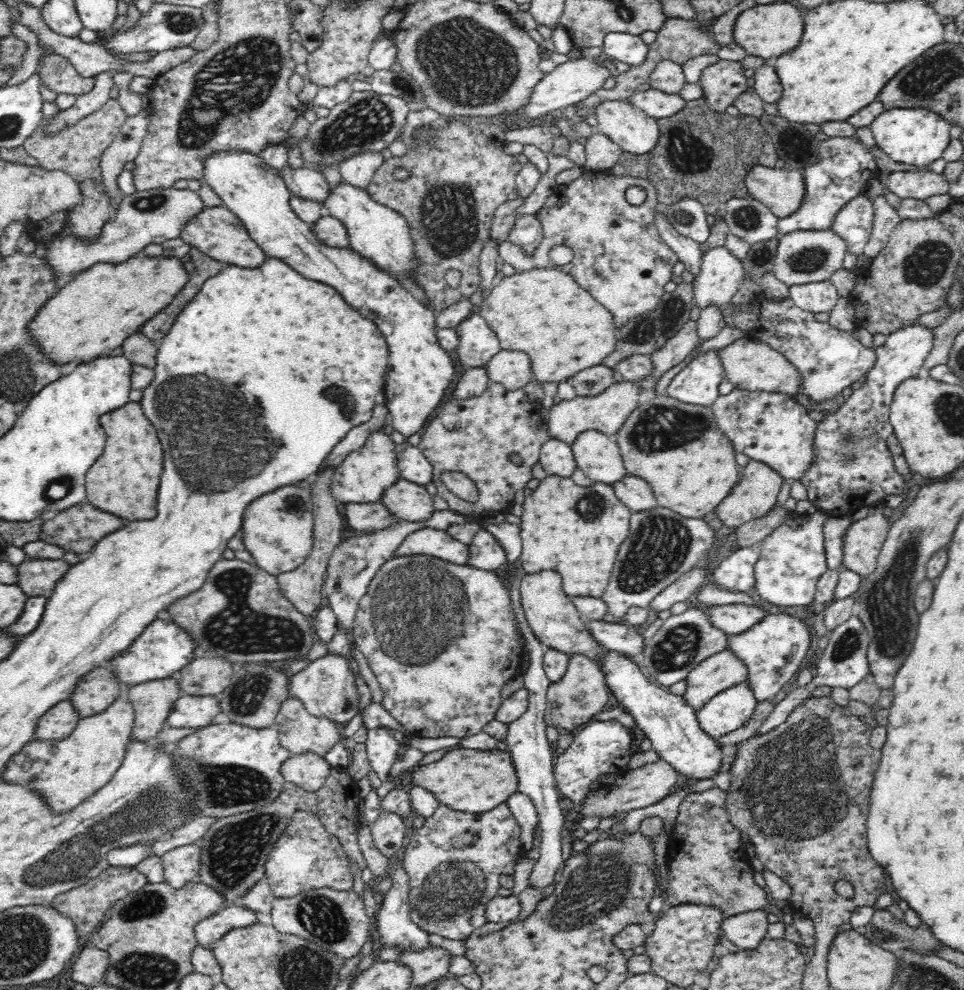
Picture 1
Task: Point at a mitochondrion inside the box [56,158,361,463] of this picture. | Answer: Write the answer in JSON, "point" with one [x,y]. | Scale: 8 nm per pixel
{"point":[338,395]}

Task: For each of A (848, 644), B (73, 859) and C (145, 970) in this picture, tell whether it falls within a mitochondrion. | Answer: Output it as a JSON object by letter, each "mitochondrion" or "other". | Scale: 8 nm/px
{"A":"mitochondrion","B":"mitochondrion","C":"mitochondrion"}

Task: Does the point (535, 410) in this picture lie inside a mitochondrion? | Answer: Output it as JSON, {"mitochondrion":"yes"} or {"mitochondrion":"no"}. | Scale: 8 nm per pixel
{"mitochondrion":"no"}

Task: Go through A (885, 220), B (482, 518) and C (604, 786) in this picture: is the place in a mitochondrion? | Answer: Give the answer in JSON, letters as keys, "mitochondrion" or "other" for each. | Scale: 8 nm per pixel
{"A":"other","B":"other","C":"other"}

